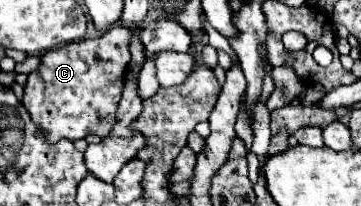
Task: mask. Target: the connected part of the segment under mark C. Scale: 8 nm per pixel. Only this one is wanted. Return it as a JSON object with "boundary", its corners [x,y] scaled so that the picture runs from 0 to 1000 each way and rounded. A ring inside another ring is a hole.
{"boundary":[[[313,131],[263,189],[219,189],[163,238],[141,238],[114,277],[108,335],[80,354],[64,510],[86,587],[141,684],[186,665],[197,684],[247,646],[296,665],[324,587],[324,510],[341,442],[341,354],[363,277],[352,277],[352,141]]]}

